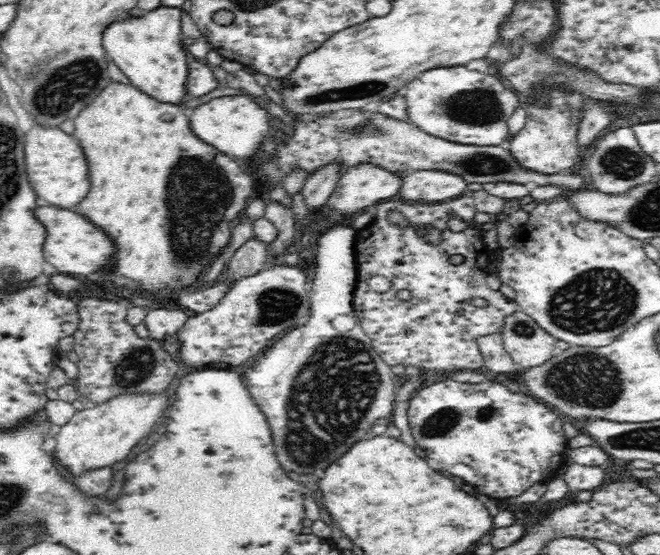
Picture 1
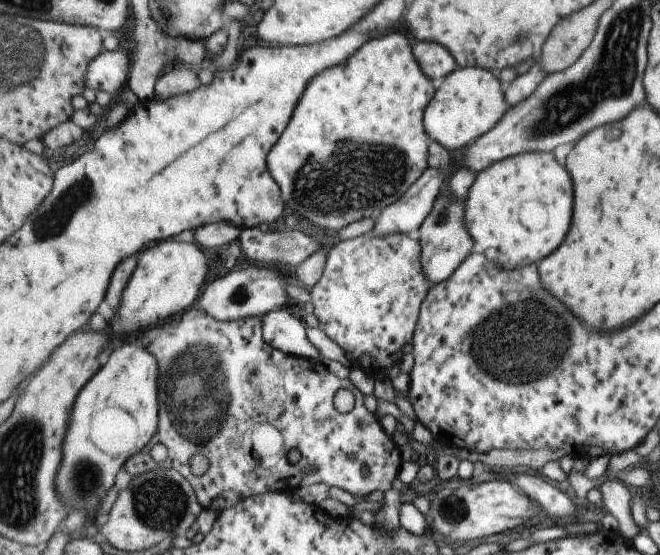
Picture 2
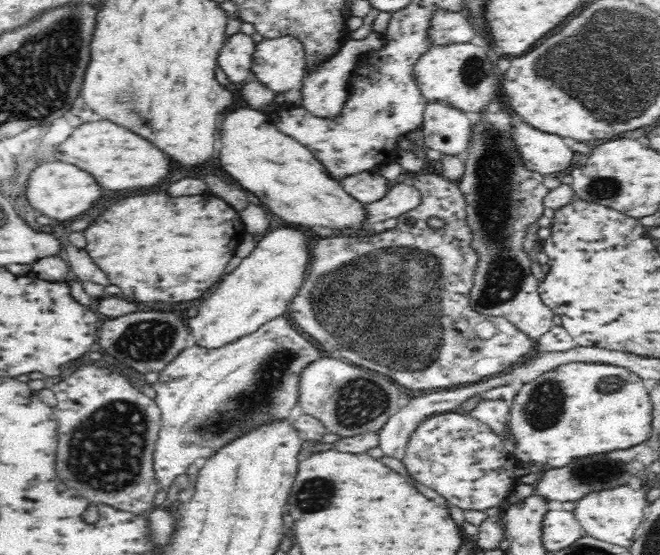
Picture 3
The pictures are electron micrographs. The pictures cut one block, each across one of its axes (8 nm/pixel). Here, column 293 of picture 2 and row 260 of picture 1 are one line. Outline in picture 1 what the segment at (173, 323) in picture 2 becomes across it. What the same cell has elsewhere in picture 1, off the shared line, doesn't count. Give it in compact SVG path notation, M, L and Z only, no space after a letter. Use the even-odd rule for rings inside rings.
M467 193L456 199L439 203L407 202L404 204L404 202L385 200L380 202L377 208L372 222L357 232L355 250L359 276L352 302L357 314L356 318L374 342L374 350L388 366L396 366L396 364L404 367L416 366L440 376L446 376L454 371L481 372L485 364L477 339L500 333L504 318L520 308L515 299L507 298L502 292L492 290L486 284L489 265L493 263L492 250L483 243L484 230L474 221L474 215L477 214L474 200ZM392 211L402 213L409 221L409 225L401 227L390 222L387 216ZM452 218L464 220L467 228L460 232L450 230L448 222ZM430 229L436 229L440 233L438 244L430 244L425 238L425 234ZM376 275L386 277L391 282L391 288L383 293L369 288L367 280ZM403 288L411 292L410 301L404 302L396 298L396 292ZM478 298L486 300L488 305L484 307L474 305L473 301Z

